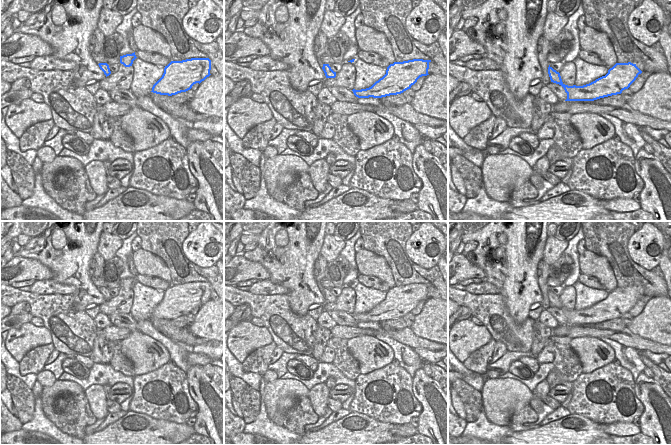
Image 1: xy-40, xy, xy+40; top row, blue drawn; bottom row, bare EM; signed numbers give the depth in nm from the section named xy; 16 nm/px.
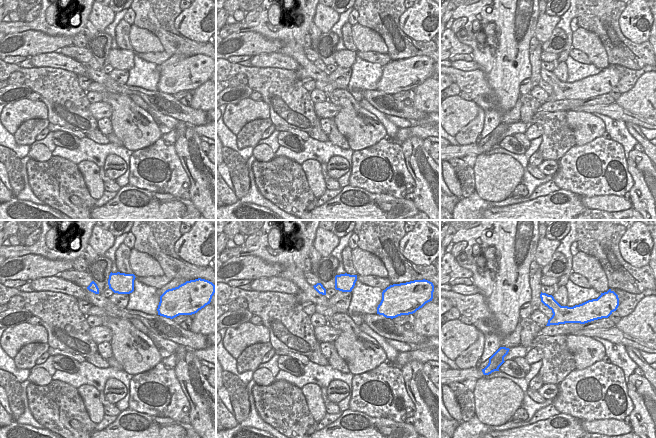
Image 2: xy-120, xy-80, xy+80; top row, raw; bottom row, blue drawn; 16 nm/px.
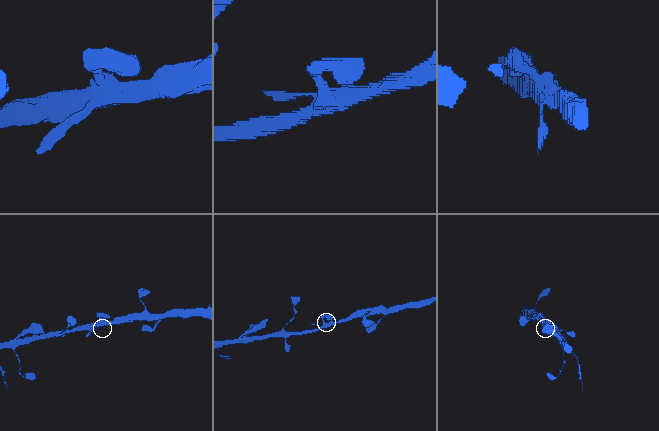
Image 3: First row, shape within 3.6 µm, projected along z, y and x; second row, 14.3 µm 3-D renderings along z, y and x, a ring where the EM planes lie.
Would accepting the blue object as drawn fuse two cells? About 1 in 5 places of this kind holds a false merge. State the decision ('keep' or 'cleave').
keep

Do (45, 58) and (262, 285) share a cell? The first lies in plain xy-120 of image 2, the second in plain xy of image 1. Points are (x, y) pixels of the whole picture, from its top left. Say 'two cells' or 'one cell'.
one cell

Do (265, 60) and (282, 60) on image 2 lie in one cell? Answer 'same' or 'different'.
same

